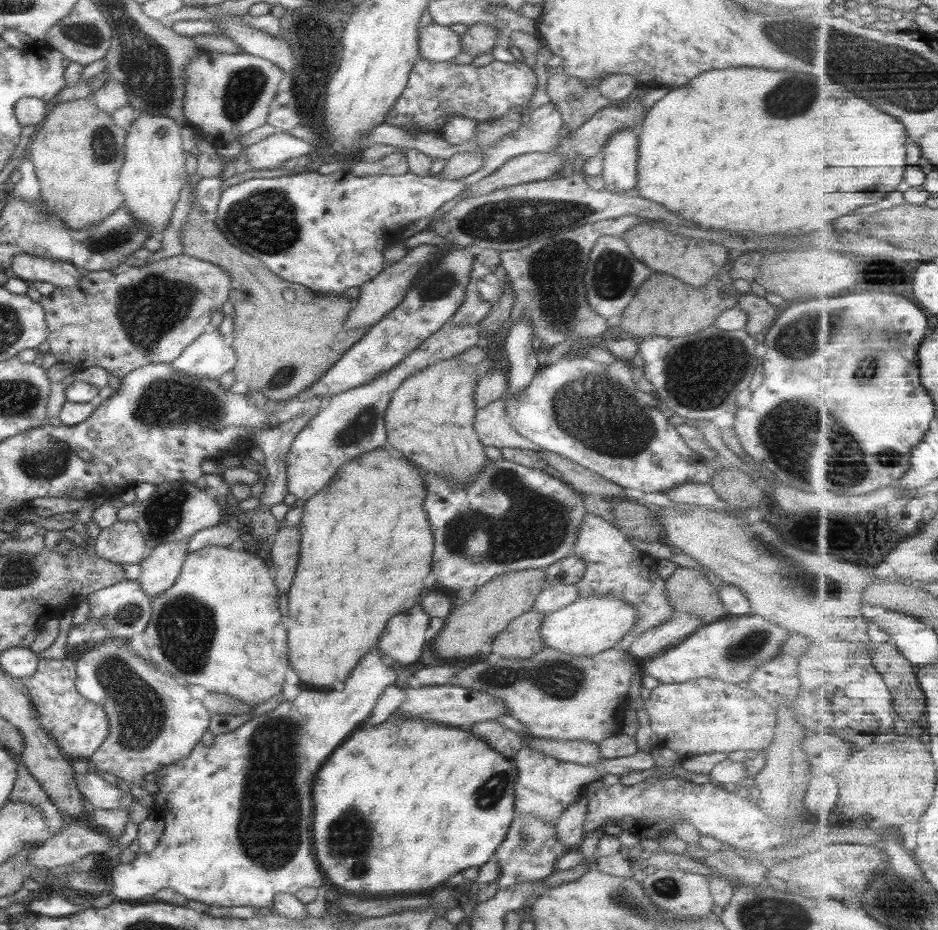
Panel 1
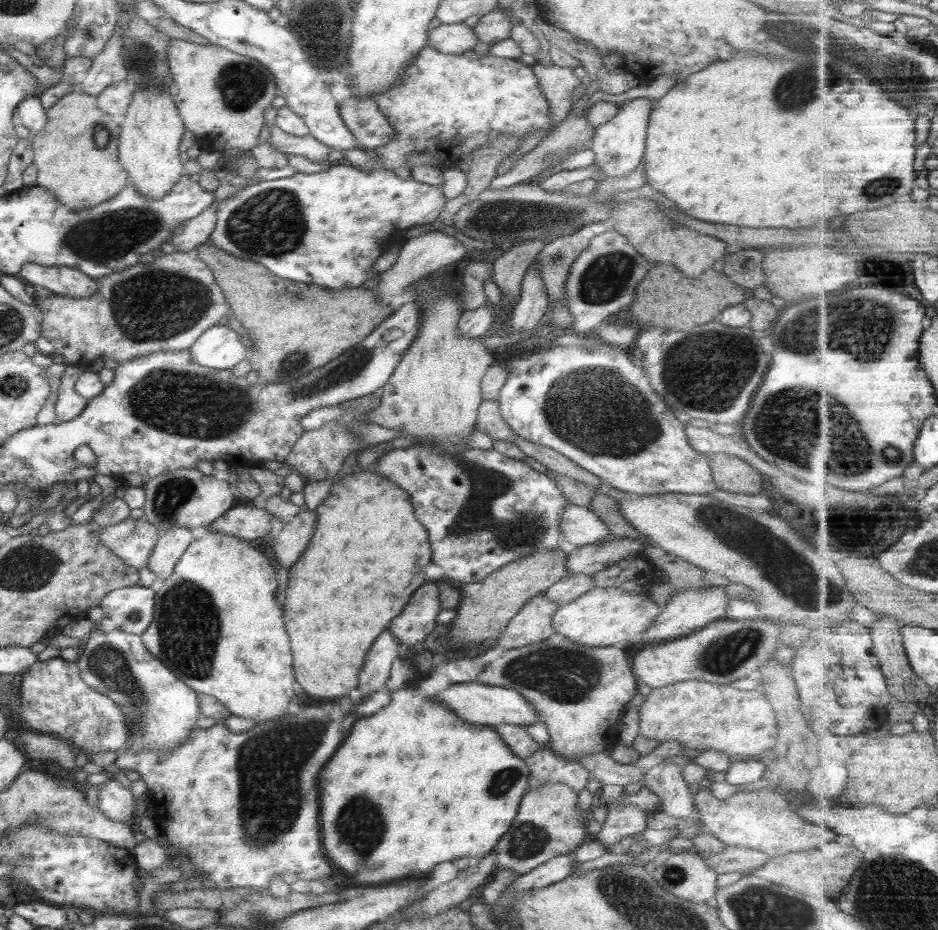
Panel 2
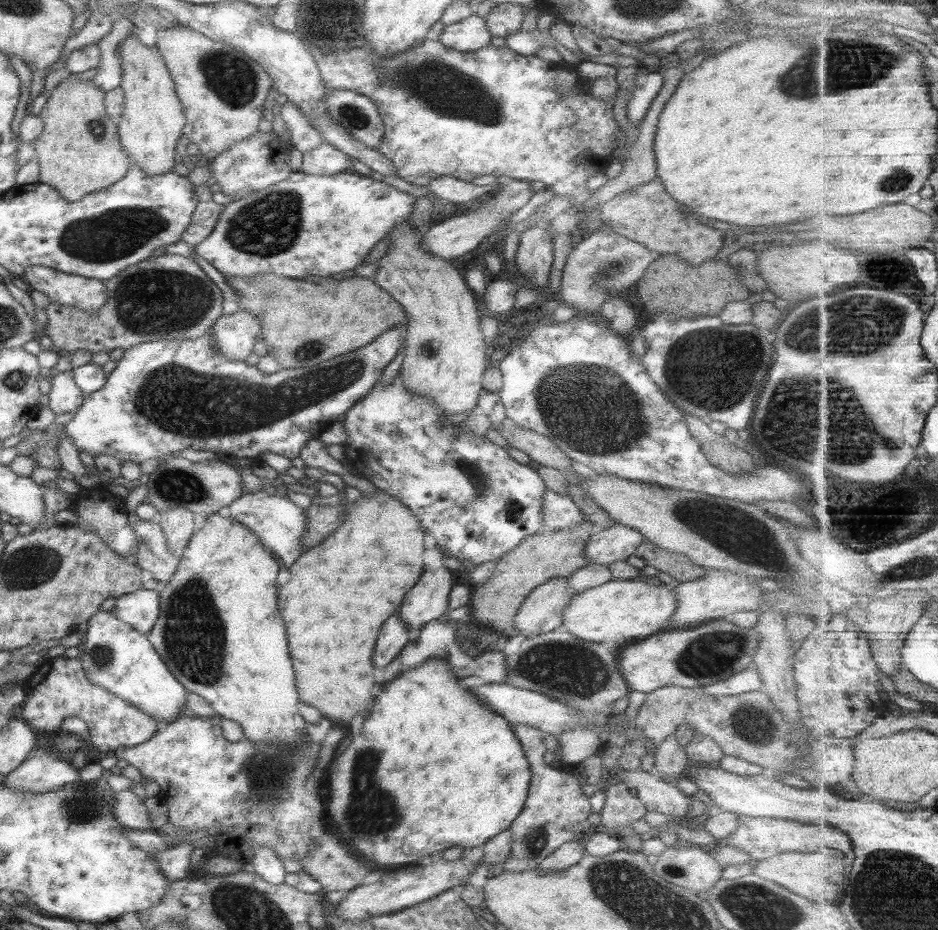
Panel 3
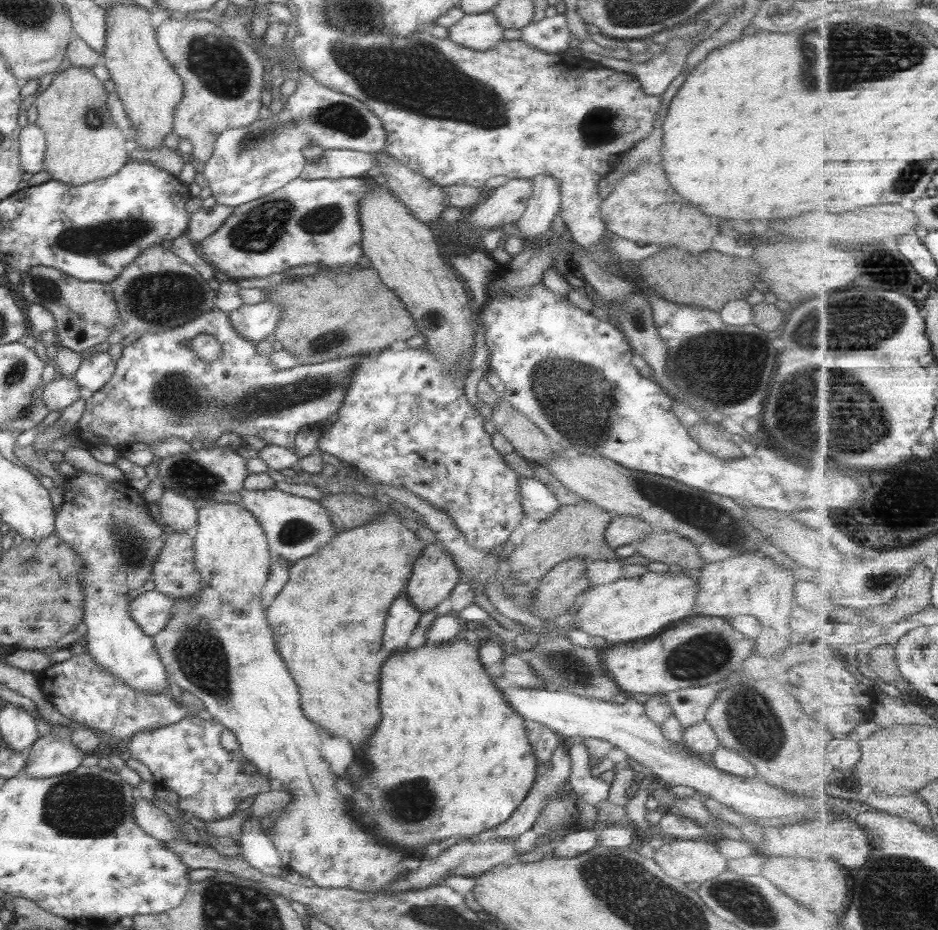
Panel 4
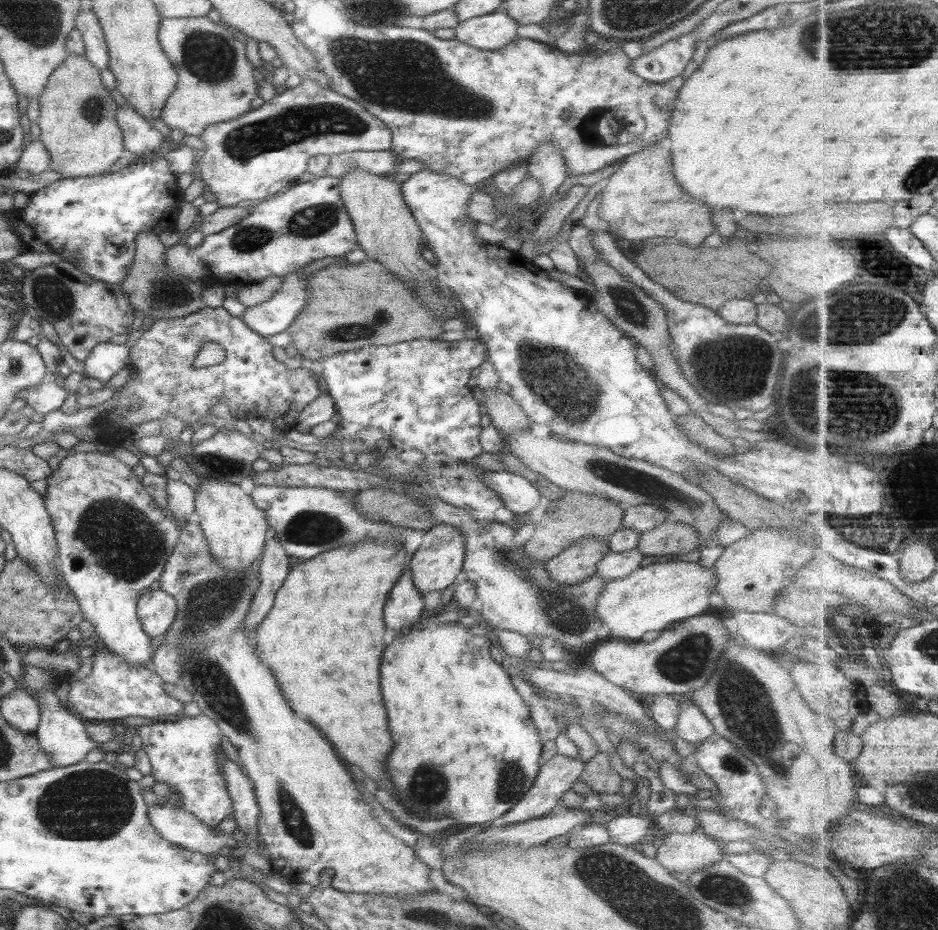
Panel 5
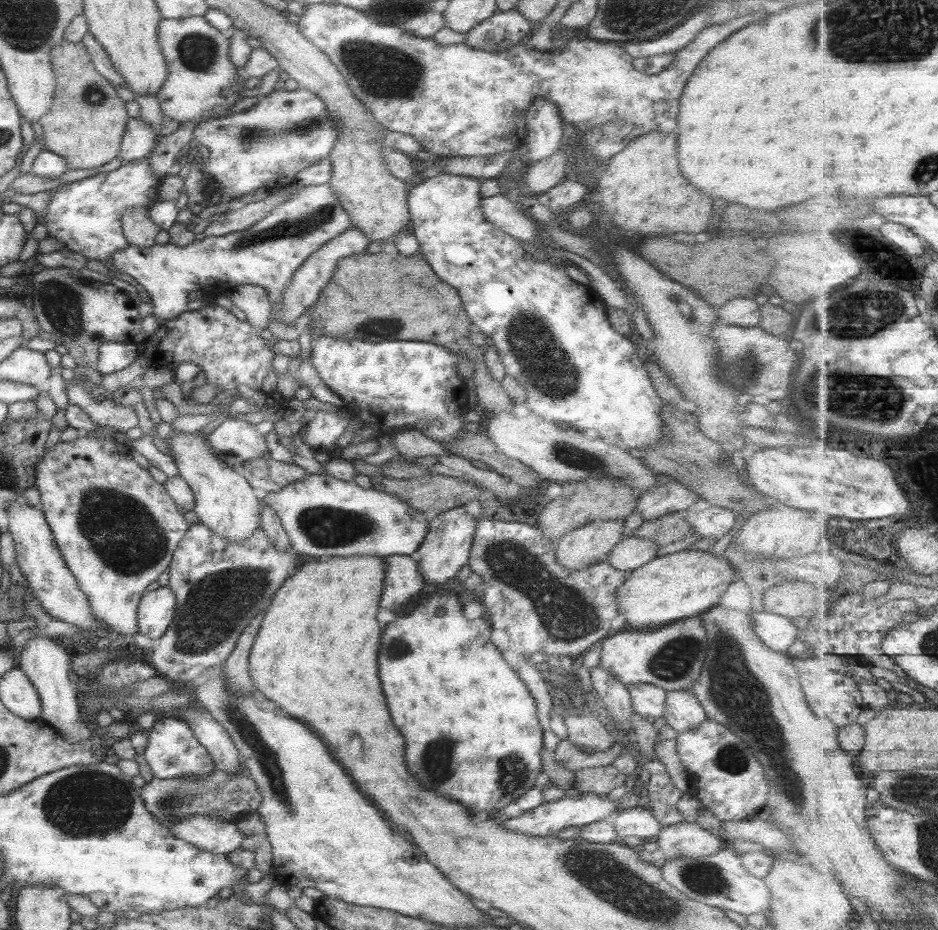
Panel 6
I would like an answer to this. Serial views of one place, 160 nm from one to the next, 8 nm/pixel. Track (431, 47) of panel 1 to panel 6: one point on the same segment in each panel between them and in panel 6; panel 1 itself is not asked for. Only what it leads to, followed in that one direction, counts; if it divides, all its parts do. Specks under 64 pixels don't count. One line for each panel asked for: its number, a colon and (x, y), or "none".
2: (453, 39)
3: (469, 34)
4: (478, 31)
5: (492, 31)
6: (504, 29)

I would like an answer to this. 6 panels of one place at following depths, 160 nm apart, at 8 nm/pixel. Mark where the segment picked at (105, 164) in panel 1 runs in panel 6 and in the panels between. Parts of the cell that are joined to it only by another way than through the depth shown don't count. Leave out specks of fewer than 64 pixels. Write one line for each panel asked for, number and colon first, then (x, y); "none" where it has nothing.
2: (75, 157)
3: (78, 152)
4: (81, 144)
5: (76, 122)
6: (84, 125)

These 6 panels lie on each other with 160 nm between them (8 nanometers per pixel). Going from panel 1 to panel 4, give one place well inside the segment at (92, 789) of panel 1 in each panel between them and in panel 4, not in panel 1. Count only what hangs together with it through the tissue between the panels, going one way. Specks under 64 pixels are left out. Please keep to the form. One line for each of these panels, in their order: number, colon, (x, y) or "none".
2: (116, 802)
3: (128, 811)
4: (150, 819)

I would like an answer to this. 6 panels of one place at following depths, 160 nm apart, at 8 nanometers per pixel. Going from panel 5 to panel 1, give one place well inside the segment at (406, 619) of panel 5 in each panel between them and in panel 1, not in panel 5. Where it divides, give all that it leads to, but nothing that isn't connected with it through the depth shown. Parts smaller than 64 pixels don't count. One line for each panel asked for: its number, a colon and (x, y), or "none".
1: (236, 814)
2: (372, 677)
3: (393, 635)
4: (402, 617)

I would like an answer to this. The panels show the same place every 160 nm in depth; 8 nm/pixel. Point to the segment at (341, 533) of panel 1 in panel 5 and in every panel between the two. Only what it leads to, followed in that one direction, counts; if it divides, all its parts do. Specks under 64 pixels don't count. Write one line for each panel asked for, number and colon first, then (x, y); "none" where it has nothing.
2: (365, 556)
3: (339, 592)
4: (335, 667)
5: (302, 639)

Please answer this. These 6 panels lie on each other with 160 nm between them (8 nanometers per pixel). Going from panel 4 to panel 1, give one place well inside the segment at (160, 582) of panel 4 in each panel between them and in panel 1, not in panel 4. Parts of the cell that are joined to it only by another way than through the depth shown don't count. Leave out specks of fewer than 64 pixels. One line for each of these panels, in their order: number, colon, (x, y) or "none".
1: (121, 543)
2: (131, 541)
3: (151, 553)

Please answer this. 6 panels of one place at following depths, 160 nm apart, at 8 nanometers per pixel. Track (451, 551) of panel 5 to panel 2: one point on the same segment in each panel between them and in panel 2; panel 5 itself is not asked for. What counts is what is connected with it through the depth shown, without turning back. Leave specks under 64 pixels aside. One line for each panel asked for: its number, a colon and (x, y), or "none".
2: (417, 619)
3: (428, 600)
4: (433, 575)

